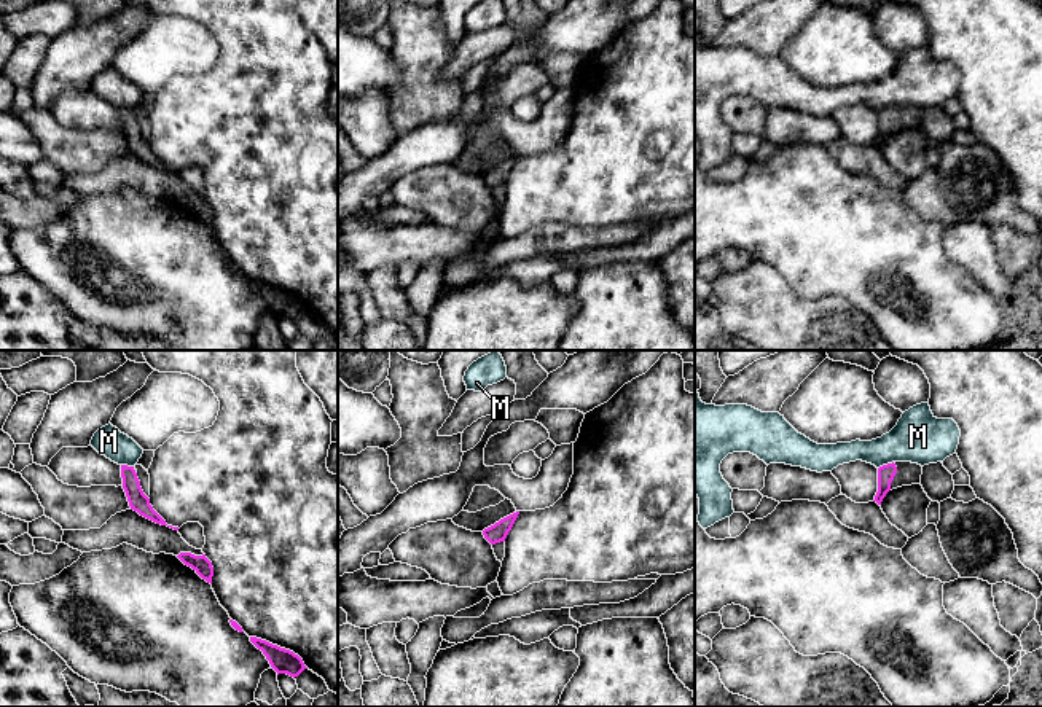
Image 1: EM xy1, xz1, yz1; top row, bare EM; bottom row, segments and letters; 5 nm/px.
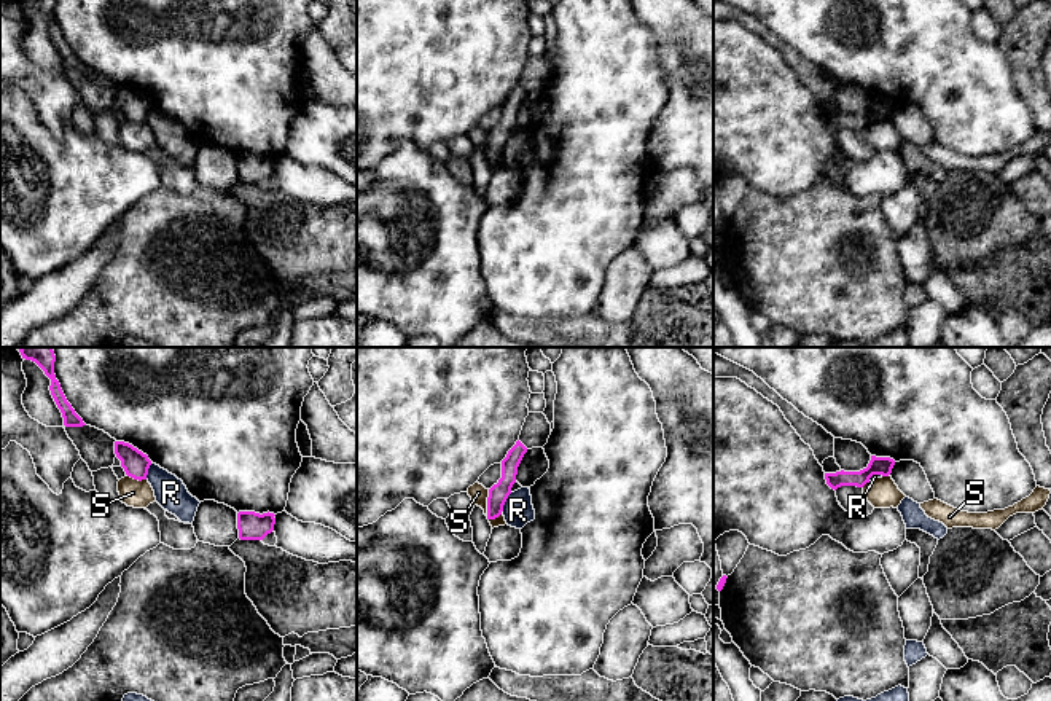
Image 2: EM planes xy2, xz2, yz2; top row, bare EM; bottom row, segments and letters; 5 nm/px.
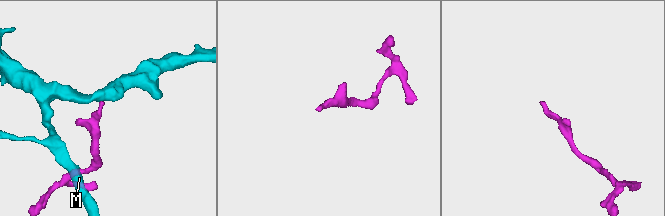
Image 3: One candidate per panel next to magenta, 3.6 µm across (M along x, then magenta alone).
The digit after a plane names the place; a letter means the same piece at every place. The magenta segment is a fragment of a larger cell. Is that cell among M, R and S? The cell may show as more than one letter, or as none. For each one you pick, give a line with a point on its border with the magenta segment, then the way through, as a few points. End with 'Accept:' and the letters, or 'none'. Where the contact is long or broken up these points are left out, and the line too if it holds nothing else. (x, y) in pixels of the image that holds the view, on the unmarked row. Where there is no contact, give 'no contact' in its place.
Accept: none

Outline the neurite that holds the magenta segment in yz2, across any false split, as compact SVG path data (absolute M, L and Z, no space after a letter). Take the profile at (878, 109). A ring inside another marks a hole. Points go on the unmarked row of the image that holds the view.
M871 99L871 104L866 112L860 115L841 113L836 116L825 116L825 123L826 123L826 127L834 134L841 129L863 131L866 126L869 126L869 121L873 118L889 119L892 116L893 108L895 108L895 104L890 100Z

